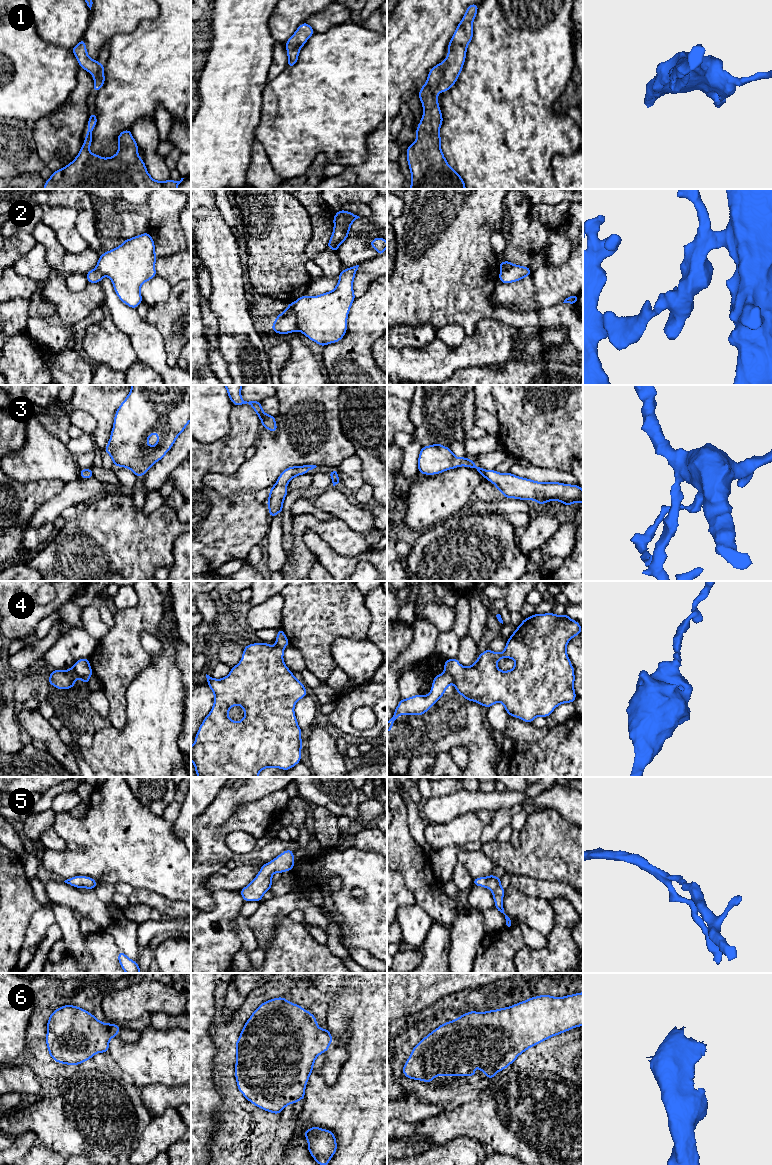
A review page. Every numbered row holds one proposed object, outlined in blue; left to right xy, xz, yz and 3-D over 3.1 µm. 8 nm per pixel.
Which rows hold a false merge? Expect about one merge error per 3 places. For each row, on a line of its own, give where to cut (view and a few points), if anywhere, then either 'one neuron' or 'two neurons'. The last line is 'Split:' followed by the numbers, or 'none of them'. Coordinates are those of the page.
1: no cut; one neuron
2: cut in xz along (292, 303), (297, 329); two neurons
3: no cut; one neuron
4: cut in yz along (445, 670), (454, 682); two neurons
5: no cut; one neuron
6: no cut; one neuron
Split: 2, 4

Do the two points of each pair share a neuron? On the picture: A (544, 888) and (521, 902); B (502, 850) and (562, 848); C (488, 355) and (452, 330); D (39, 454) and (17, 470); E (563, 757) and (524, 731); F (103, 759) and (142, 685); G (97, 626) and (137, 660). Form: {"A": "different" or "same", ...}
{"A": "different", "B": "same", "C": "different", "D": "same", "E": "same", "F": "same", "G": "different"}

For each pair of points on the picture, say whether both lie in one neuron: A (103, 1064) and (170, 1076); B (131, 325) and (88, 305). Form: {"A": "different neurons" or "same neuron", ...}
{"A": "different neurons", "B": "different neurons"}

